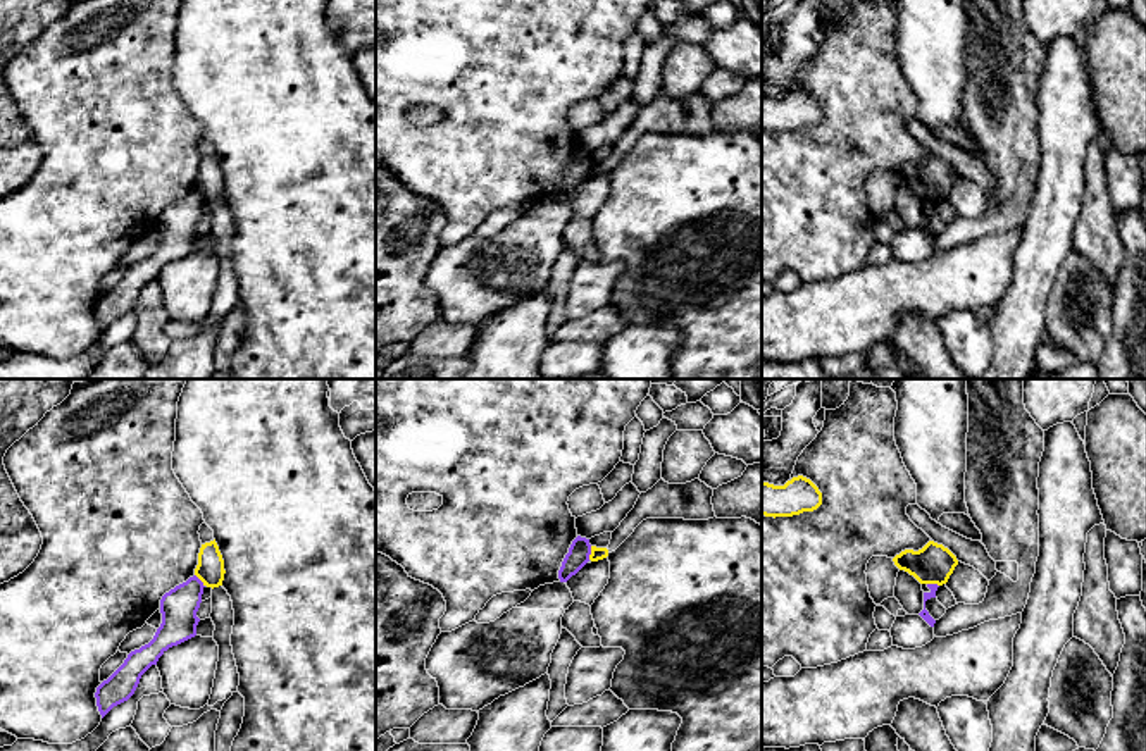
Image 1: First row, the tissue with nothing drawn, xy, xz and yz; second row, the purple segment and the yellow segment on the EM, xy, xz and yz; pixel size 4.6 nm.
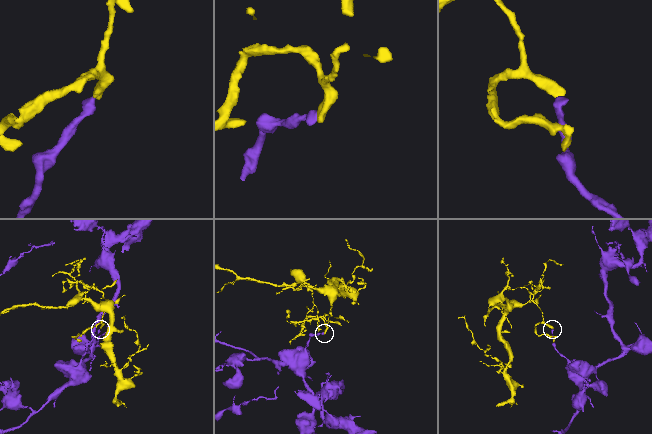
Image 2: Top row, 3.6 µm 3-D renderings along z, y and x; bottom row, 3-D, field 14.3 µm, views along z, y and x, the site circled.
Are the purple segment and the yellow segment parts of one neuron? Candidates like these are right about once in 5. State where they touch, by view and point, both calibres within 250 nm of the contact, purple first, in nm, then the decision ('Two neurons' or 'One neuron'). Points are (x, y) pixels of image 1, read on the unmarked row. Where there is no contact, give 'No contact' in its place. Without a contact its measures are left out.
Touches purple at xz (590, 167). Thickness 100 nm (purple) against 60 nm. Two neurons

